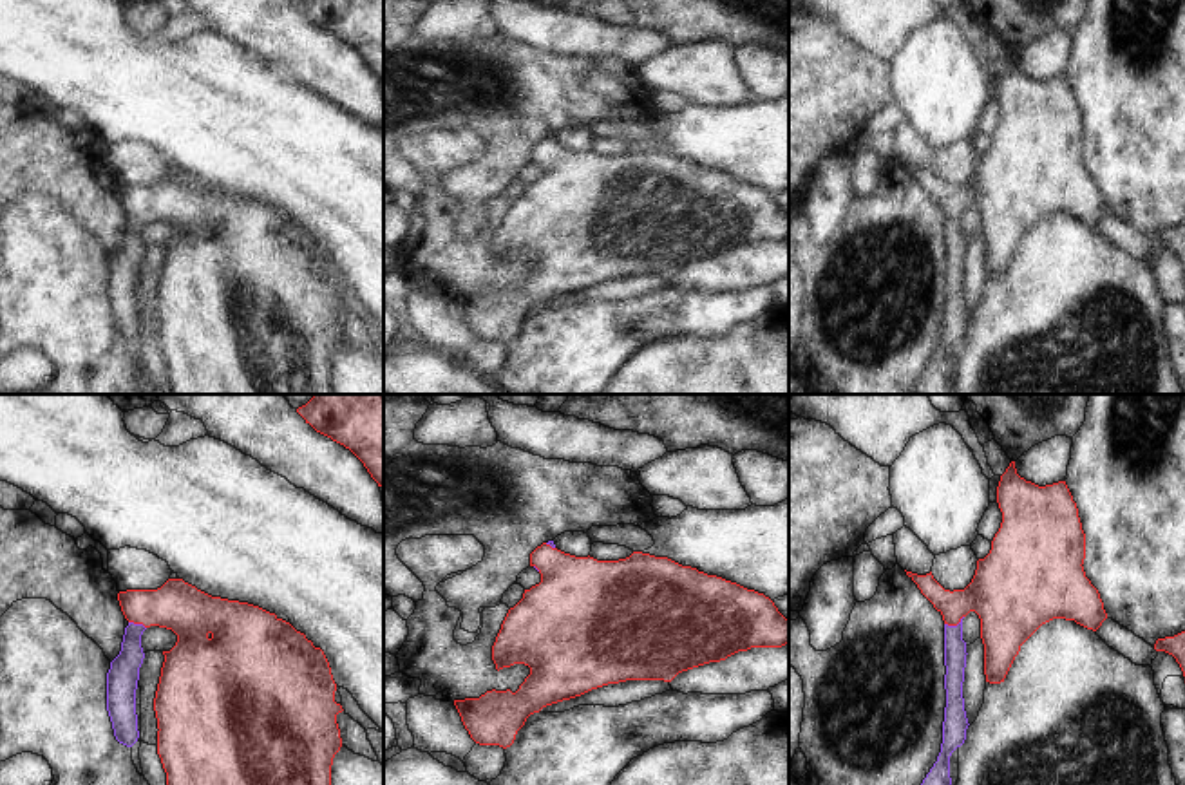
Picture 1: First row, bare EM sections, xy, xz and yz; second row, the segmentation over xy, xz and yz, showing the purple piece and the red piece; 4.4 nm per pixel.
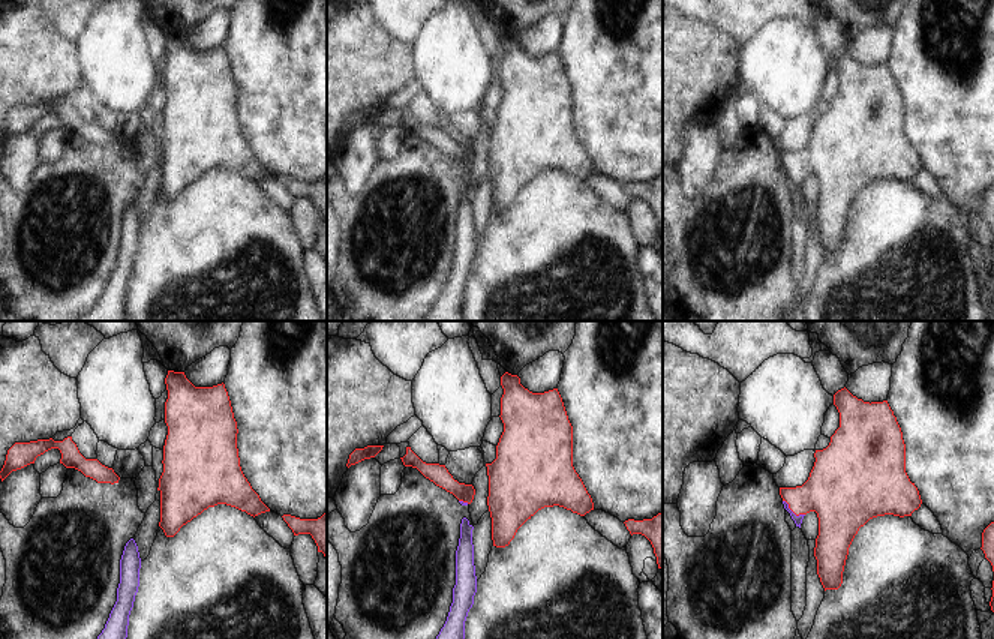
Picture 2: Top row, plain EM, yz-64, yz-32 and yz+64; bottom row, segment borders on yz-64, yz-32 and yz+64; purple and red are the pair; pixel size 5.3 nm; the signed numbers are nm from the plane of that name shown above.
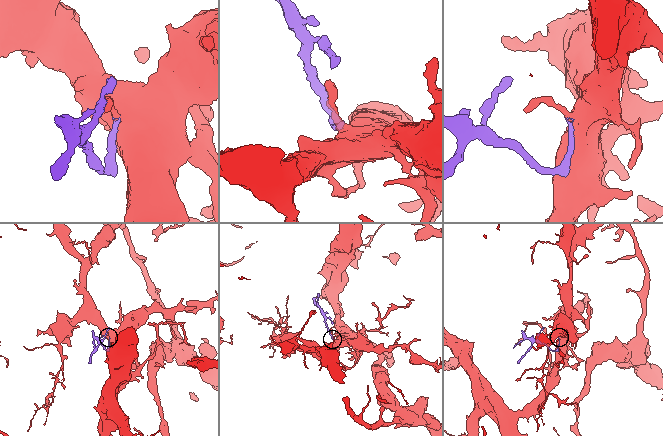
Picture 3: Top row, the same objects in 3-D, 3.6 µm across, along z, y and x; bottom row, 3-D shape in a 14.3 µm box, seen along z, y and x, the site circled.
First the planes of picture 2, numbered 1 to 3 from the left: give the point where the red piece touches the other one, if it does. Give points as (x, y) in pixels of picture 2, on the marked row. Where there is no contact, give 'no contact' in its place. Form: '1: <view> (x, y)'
1: no contact
2: yz-32 (462, 501)
3: yz+64 (792, 512)

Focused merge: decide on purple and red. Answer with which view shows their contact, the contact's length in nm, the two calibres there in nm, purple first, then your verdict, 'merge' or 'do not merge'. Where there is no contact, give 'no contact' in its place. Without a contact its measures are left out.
contact in yz; length 100 nm; calibres 100 and 280 nm; merge

